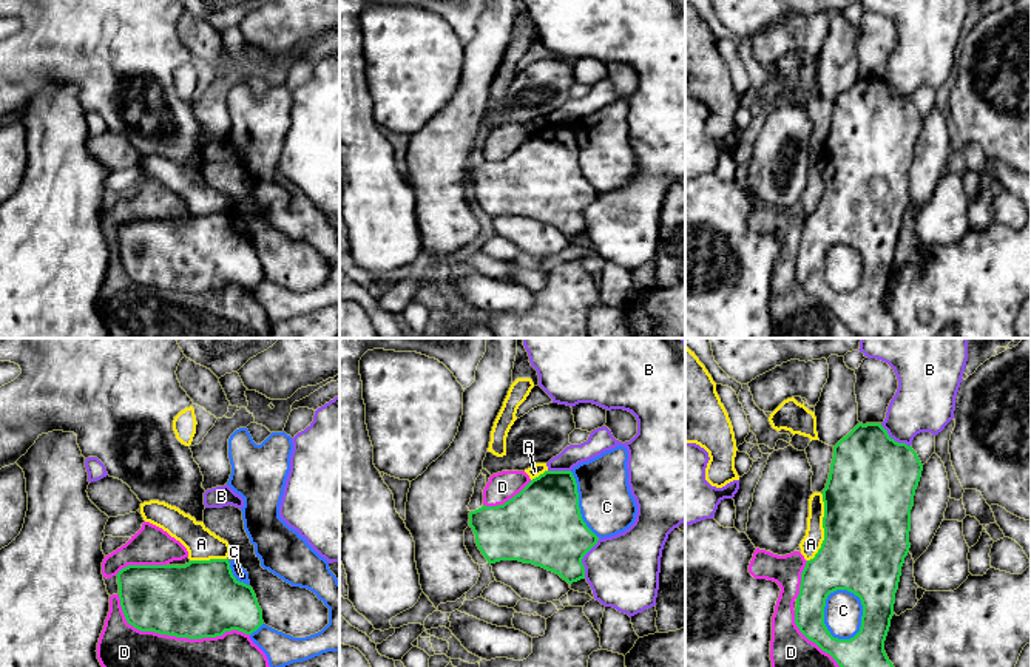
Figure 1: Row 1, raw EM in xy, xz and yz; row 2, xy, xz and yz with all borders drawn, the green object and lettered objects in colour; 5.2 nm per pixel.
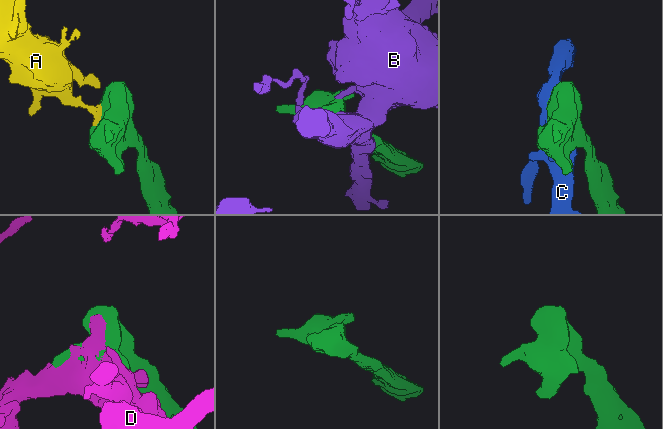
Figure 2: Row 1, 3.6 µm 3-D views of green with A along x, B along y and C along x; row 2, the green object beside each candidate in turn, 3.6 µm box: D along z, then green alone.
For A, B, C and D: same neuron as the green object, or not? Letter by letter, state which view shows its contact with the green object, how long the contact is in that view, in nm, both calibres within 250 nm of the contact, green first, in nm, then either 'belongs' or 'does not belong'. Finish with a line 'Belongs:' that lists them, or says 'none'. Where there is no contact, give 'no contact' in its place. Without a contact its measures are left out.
A: meets green in yz; contact 360 nm long; 460 nm thick on the green side, 100 nm on the other; does not belong
B: meets green in xz; contact 240 nm long; 400 nm thick on the green side, 380 nm on the other; does not belong
C: meets green in yz; contact 280 nm long; 360 nm thick on the green side, 200 nm on the other; does not belong
D: meets green in xy; contact 700 nm long; 400 nm thick on the green side, 200 nm on the other; does not belong
Belongs: none

